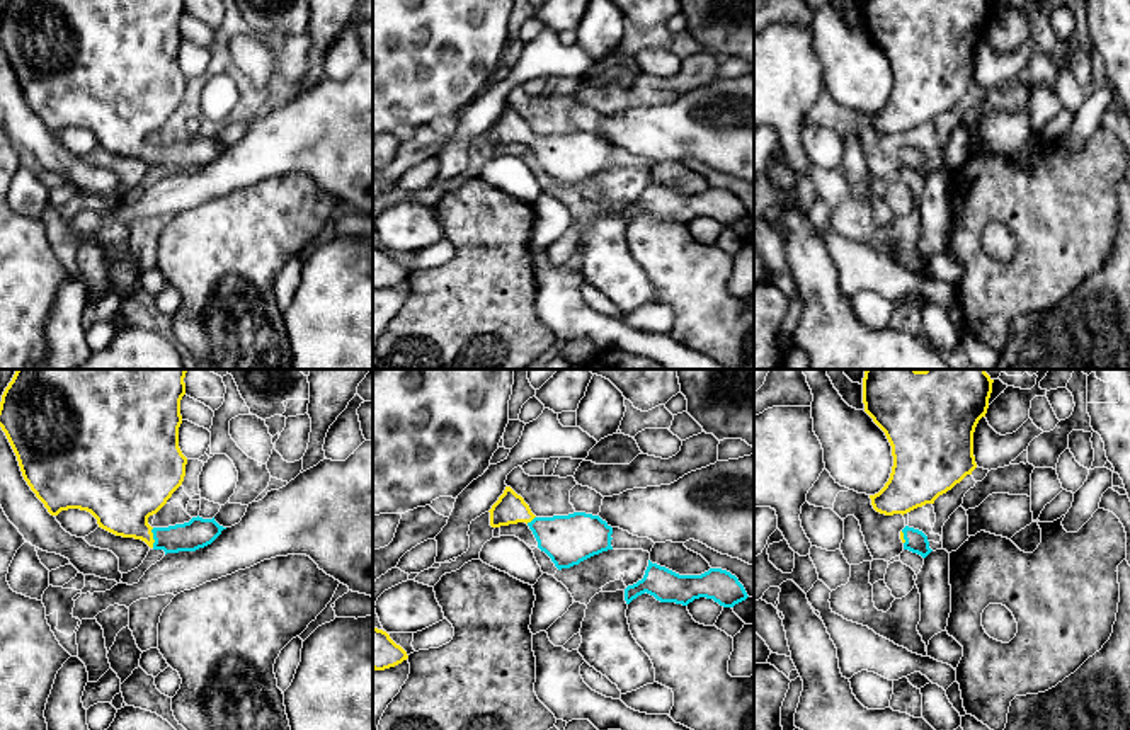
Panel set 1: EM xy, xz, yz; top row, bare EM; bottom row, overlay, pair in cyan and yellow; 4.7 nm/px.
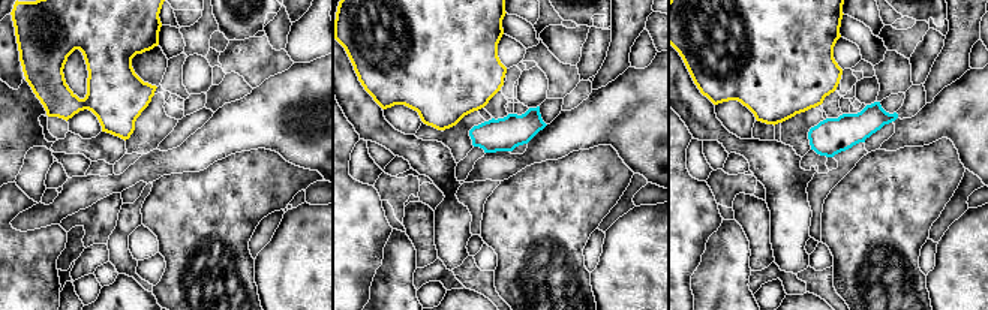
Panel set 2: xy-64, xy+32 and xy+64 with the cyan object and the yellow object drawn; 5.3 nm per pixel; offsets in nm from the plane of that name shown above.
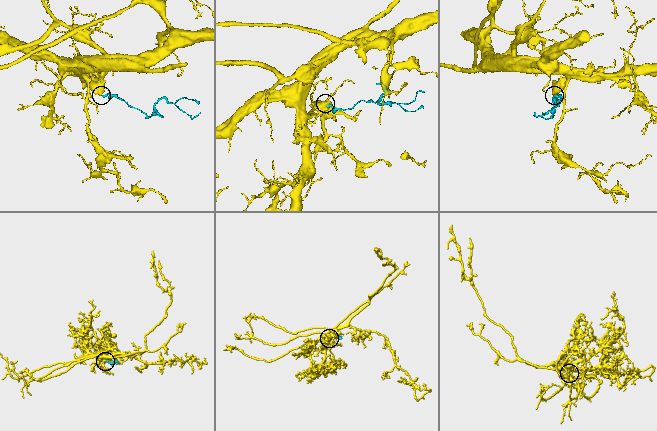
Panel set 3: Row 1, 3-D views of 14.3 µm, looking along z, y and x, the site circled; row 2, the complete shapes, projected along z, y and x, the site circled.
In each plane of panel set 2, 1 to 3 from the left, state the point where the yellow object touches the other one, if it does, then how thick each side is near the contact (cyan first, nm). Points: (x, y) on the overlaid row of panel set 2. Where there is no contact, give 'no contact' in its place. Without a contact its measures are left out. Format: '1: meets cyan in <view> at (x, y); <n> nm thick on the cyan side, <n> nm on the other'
1: no contact
2: no contact
3: no contact

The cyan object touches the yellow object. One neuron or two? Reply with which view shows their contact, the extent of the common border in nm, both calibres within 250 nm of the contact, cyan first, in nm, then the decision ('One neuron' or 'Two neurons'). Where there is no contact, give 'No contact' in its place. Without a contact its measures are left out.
Touches cyan in xy. Shared border 100 nm. Thickness 140 nm (cyan) against 320 nm. One neuron

